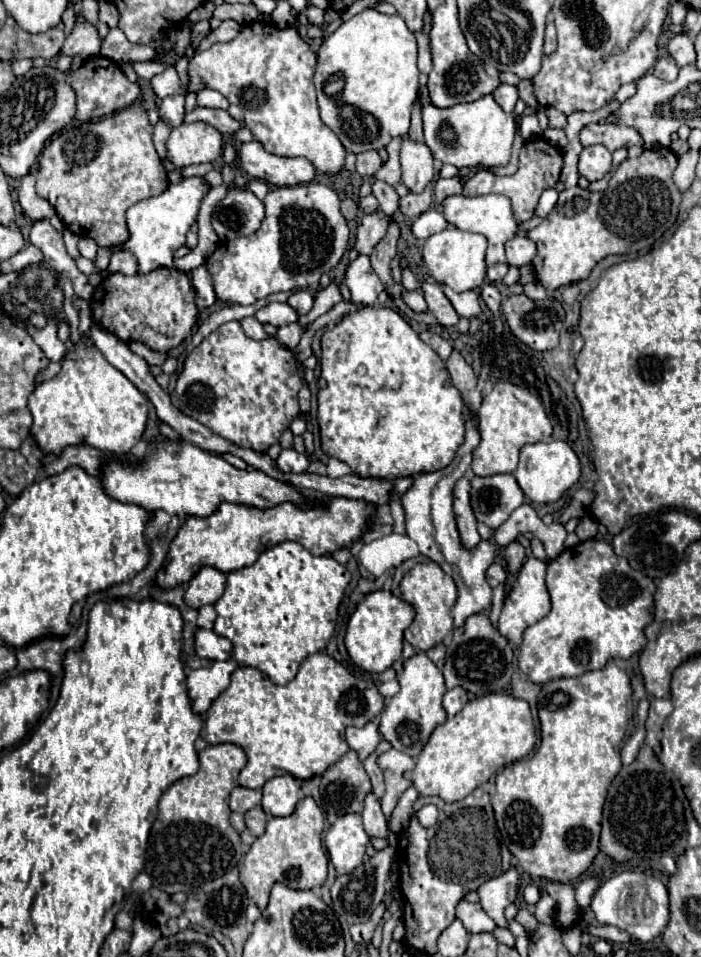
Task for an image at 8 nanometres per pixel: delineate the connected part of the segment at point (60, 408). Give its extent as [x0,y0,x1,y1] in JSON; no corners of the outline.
[29,298,149,454]

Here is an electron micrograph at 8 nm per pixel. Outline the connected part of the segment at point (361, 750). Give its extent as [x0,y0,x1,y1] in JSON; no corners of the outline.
[345,722,381,760]

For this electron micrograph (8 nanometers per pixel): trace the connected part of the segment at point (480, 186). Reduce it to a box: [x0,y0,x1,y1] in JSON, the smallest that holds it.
[463,138,563,222]

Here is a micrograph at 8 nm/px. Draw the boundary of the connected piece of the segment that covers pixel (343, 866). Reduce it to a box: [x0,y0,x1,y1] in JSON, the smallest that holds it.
[325,814,369,876]

